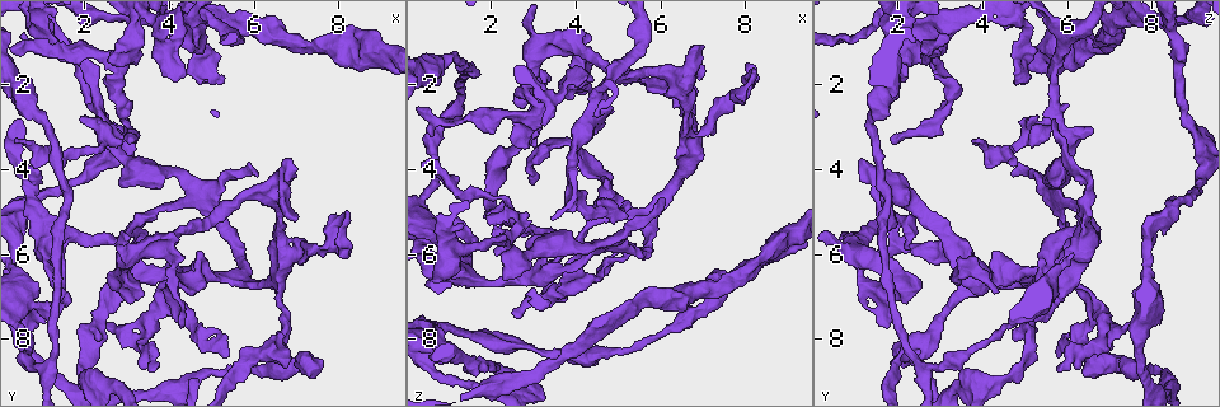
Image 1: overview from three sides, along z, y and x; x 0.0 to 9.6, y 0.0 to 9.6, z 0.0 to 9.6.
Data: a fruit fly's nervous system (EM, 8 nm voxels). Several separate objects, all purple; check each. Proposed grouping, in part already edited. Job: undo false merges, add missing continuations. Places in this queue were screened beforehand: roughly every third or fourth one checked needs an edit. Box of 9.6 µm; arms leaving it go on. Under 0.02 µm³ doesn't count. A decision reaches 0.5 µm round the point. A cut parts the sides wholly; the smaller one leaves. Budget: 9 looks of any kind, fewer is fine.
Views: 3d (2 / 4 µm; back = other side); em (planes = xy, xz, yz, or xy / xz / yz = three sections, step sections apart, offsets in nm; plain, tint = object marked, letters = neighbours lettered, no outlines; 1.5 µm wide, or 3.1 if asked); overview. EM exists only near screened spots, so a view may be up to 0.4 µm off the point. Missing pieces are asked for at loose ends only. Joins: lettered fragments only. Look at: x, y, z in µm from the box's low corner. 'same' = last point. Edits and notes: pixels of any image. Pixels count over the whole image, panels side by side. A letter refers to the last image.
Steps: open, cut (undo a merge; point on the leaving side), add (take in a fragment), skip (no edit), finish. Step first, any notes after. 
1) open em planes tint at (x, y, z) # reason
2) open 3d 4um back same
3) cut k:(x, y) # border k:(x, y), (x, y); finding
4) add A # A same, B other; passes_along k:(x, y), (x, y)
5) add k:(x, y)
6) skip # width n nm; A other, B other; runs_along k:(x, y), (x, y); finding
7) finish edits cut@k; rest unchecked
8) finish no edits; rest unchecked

open 3d 2um at (4.45, 0.80, 5.05) # a narrow waist

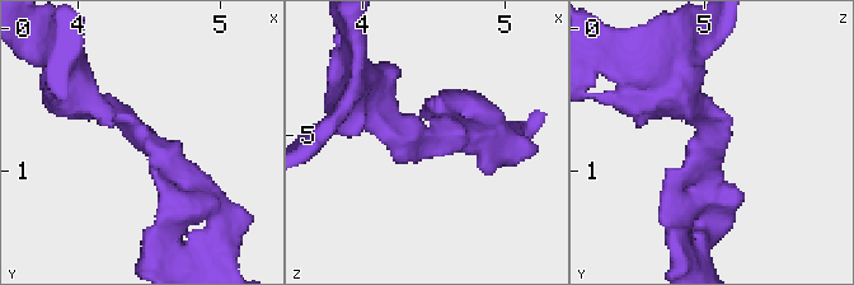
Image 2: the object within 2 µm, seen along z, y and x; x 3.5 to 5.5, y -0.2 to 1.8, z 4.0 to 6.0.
open em planes letters at (4.50, 0.78, 5.02) # arm_widths 200, 260 nm; shape alone is not enough

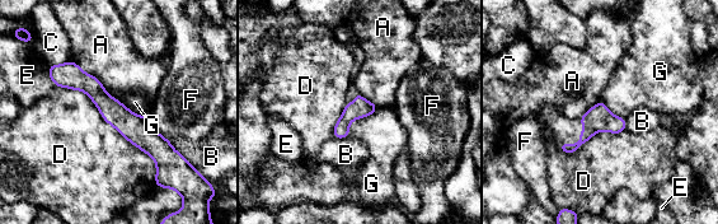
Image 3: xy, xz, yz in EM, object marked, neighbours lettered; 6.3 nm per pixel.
skip # A other, B other, C other, D other, E other, F other, G other; all the same cell

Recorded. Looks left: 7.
open 3d 2um at (4.60, 1.20, 2.95)

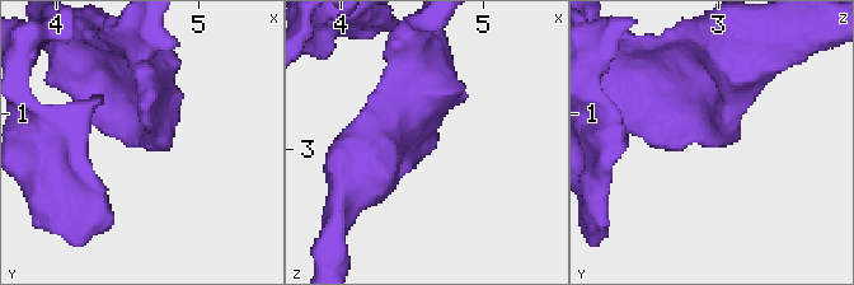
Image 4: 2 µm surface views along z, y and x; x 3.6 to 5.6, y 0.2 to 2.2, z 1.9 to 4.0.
open em yz step 4 letters at (4.64, 1.18, 3.02)

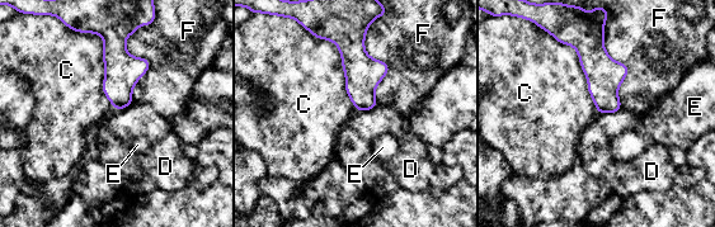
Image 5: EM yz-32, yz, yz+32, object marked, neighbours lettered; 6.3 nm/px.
skip # C other, D other, E other, F other; border 5:(603, 31), (621, 107); none of them fits

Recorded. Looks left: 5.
open em xz step 4 tint at (7.95, 1.05, 6.50) # two arms at a narrow angle

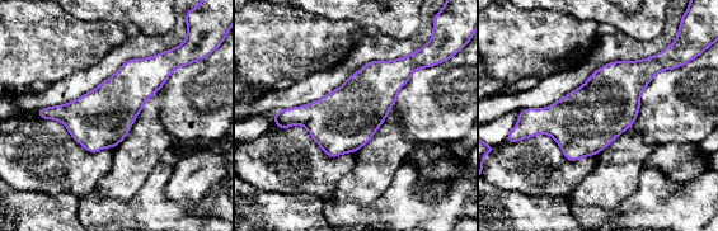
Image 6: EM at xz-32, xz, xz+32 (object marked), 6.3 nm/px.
open em xz step 4 letters same

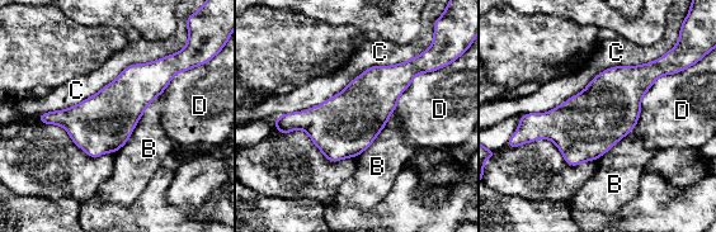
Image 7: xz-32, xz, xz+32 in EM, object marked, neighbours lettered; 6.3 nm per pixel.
skip # width 380 nm; B other, C other, D other; all the same cell

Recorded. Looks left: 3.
open 3d 4um at (8.00, 6.05, 1.55) # an open end

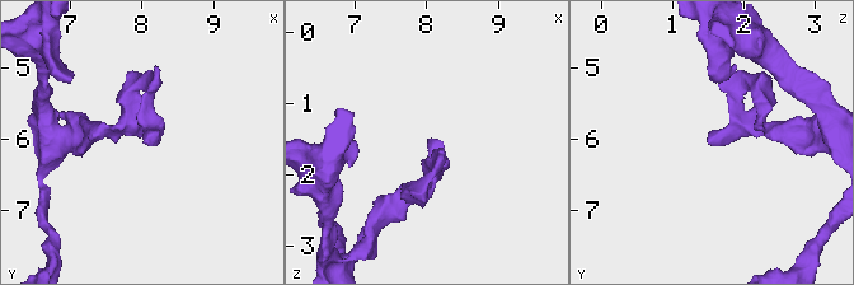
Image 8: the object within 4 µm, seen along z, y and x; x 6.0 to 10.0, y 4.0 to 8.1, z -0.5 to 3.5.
open em planes letters at (8.00, 6.05, 1.50) # now the EM

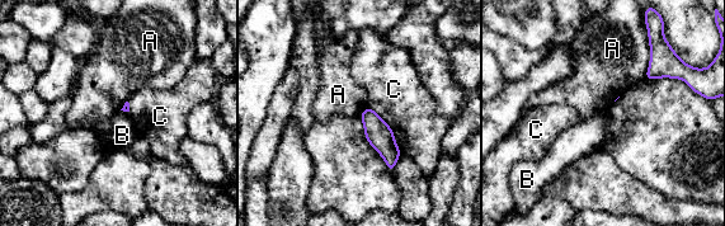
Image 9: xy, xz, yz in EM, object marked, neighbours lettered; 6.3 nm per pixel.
skip # A other, B other, C other; border 9:(649, 36), (650, 61), (643, 78); no lettered fragment goes on from it

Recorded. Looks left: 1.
finish no edits; rest unchecked

